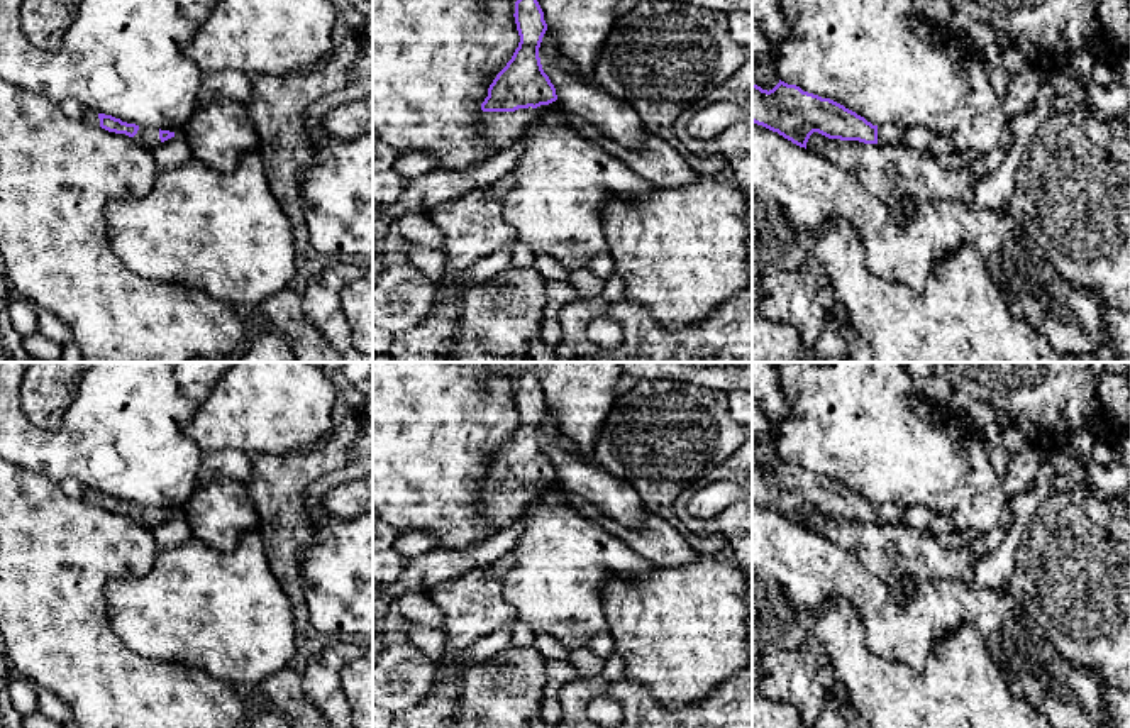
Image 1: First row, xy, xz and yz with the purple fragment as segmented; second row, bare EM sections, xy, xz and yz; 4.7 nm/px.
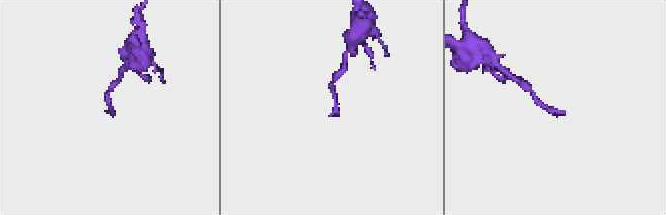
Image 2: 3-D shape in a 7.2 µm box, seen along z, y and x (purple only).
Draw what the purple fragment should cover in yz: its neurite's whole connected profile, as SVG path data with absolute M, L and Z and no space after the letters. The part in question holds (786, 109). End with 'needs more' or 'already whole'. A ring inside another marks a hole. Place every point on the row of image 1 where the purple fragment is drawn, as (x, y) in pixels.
M781 80L769 91L752 83L752 122L805 149L813 132L828 139L896 144L906 130L893 124L872 125L844 105Z | needs more

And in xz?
M517 0L513 17L520 36L518 47L490 85L478 113L483 122L483 135L496 152L522 135L534 120L537 107L557 100L556 88L539 58L547 30L539 2Z | needs more

